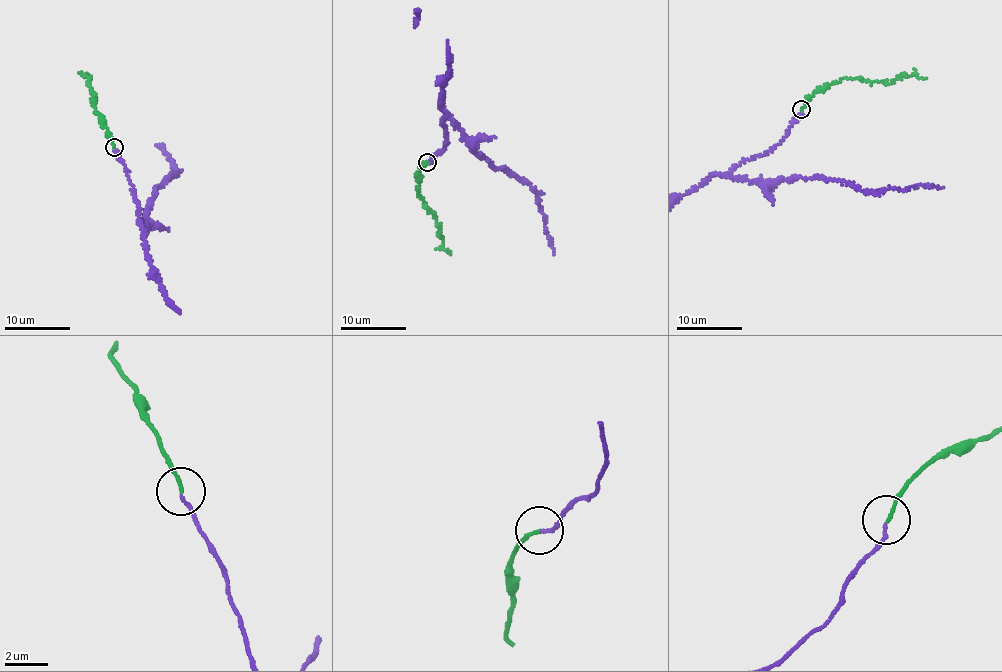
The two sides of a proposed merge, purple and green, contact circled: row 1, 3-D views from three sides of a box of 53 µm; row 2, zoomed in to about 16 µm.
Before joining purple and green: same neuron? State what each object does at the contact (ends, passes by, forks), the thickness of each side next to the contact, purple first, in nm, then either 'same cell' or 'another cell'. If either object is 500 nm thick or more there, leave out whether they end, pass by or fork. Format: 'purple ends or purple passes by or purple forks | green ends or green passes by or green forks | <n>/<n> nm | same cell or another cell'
purple ends | green ends | 150/160 nm | same cell

